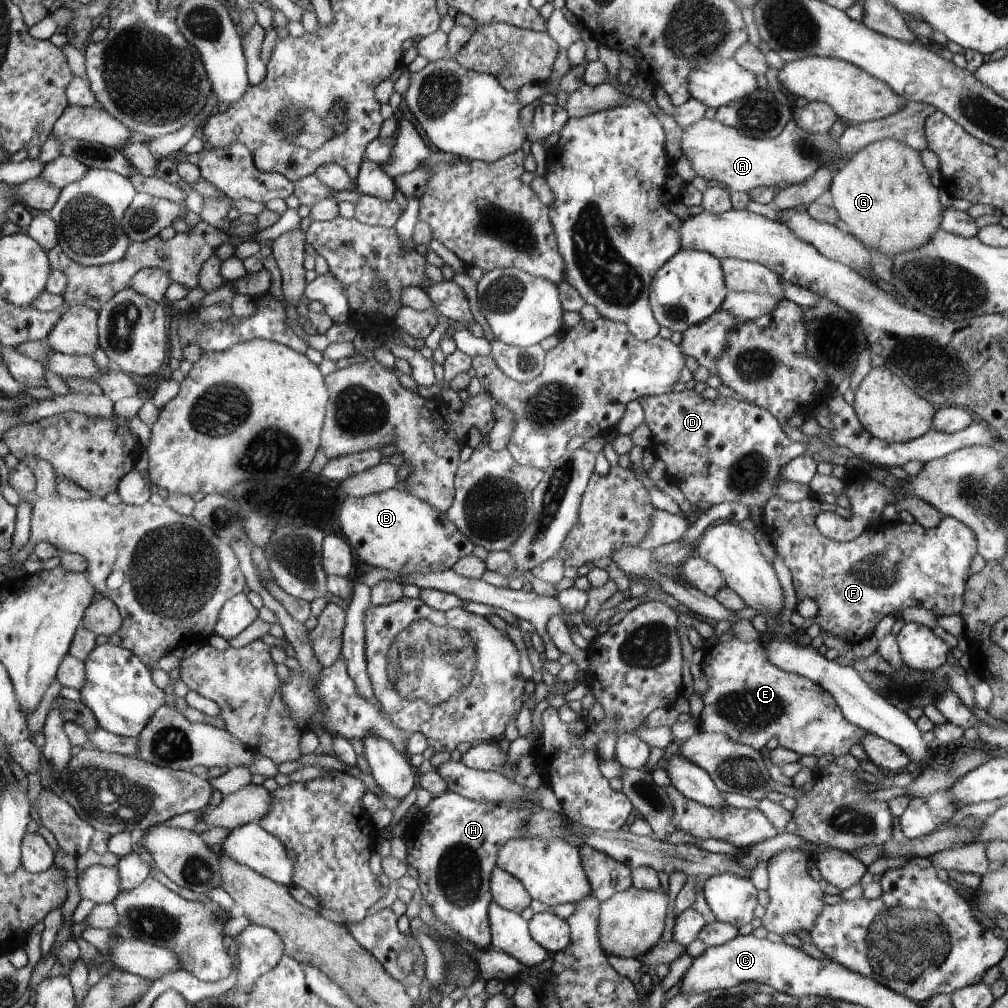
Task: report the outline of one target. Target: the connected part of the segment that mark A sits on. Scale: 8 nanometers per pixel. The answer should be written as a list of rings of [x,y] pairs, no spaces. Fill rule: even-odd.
[[[700,118],[683,130],[681,139],[682,154],[687,156],[696,172],[696,176],[709,181],[710,184],[726,186],[731,191],[749,193],[759,187],[780,188],[800,184],[822,166],[836,166],[840,170],[853,154],[842,154],[838,139],[826,134],[808,134],[796,125],[792,118],[780,136],[776,138],[748,138],[745,134],[728,127],[724,123],[708,118]]]

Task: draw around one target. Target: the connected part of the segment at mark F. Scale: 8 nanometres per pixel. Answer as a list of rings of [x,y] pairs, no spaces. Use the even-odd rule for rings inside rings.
[[[817,496],[811,498],[806,498],[800,500],[799,502],[788,502],[788,500],[782,500],[782,498],[770,498],[769,502],[766,502],[764,510],[762,510],[762,520],[760,520],[760,530],[764,535],[767,535],[770,539],[770,542],[776,549],[776,555],[784,561],[786,567],[790,570],[792,574],[792,582],[794,583],[794,589],[796,596],[798,596],[798,603],[810,598],[818,604],[818,614],[813,618],[802,618],[798,613],[791,614],[789,616],[790,621],[793,624],[798,624],[801,630],[806,631],[812,624],[818,626],[822,631],[832,633],[831,636],[837,637],[838,639],[843,639],[846,644],[854,644],[855,647],[859,645],[860,642],[869,638],[874,634],[878,623],[886,616],[894,615],[896,610],[906,609],[909,607],[918,607],[918,608],[927,608],[934,612],[937,617],[940,616],[949,616],[950,614],[960,614],[962,611],[962,606],[964,606],[963,595],[965,592],[966,580],[968,580],[968,574],[970,574],[970,564],[972,564],[972,558],[977,554],[977,541],[976,534],[970,526],[966,526],[962,522],[959,522],[957,519],[943,516],[943,521],[936,528],[922,528],[920,524],[904,524],[902,521],[895,521],[894,523],[889,523],[886,530],[876,530],[874,527],[868,529],[860,537],[854,541],[849,541],[846,543],[840,543],[834,541],[833,539],[825,538],[824,535],[818,530],[816,526],[816,519],[818,514],[821,514],[823,511],[832,512],[840,517],[847,516],[847,511],[843,508],[832,505],[824,502],[820,502]]]

